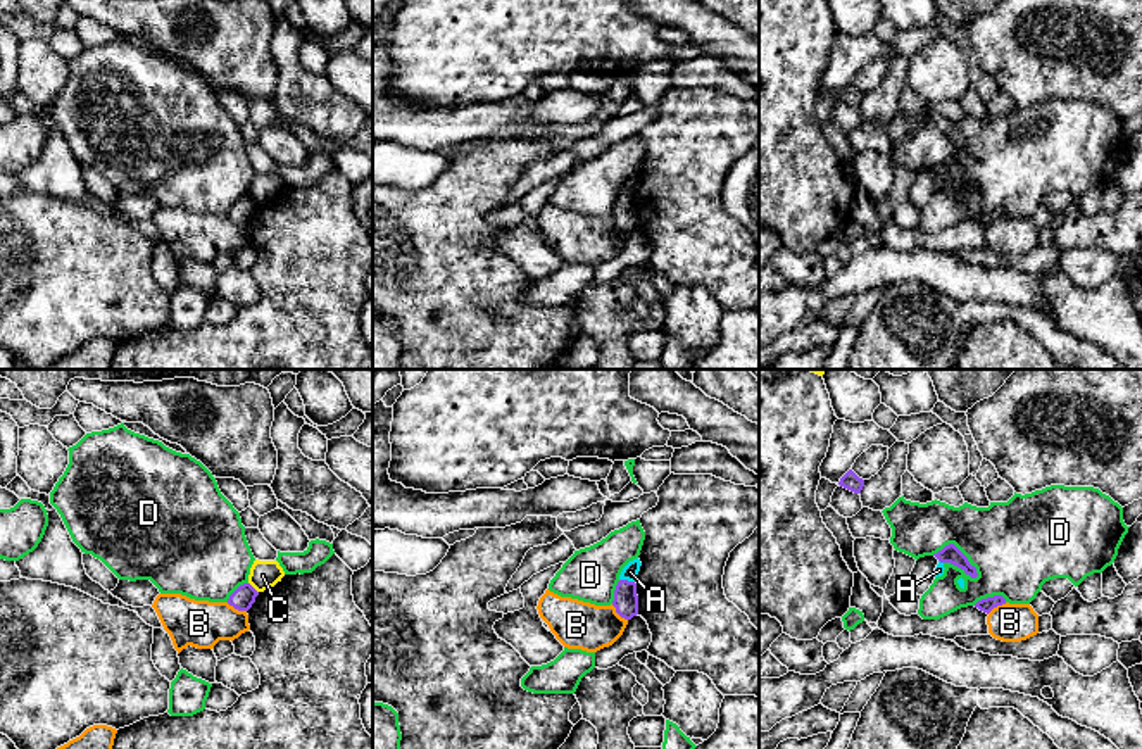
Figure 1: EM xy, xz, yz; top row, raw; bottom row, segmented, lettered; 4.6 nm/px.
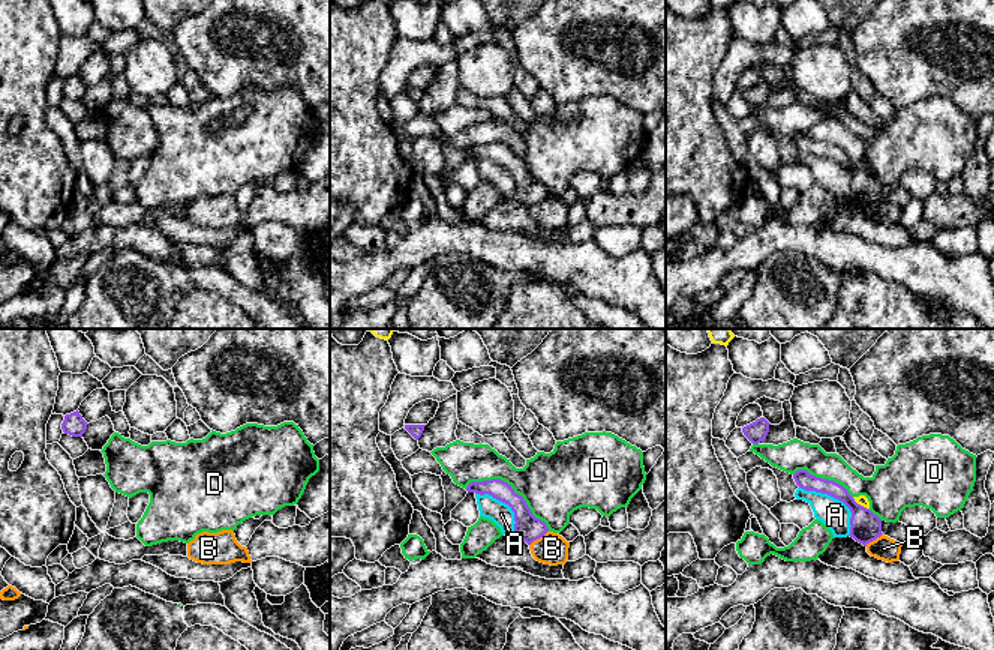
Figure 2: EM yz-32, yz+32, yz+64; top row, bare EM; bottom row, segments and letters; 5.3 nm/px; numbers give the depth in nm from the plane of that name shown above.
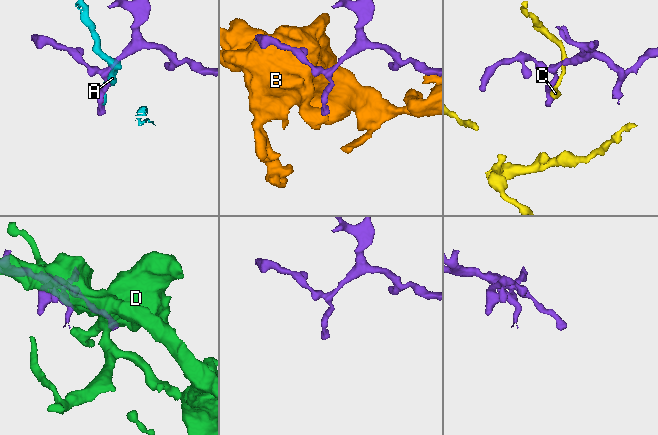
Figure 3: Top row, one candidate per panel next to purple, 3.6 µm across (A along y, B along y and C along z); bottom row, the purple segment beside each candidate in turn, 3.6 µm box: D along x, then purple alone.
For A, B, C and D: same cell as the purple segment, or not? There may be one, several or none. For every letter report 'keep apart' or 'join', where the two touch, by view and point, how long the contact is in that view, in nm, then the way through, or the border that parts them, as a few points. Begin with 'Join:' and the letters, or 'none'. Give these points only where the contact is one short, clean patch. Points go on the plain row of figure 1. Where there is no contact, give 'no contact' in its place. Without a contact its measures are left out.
Join: none
A: keep apart; contact xz (627, 194); length 70 nm
B: keep apart; contact xy (237, 221); length 100 nm
C: keep apart; contact xy (252, 201); length 70 nm
D: keep apart; contact yz (958, 163); length 240 nm

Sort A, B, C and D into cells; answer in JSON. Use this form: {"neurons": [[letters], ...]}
{"neurons": [["A"], ["B"], ["C"], ["D"]]}

